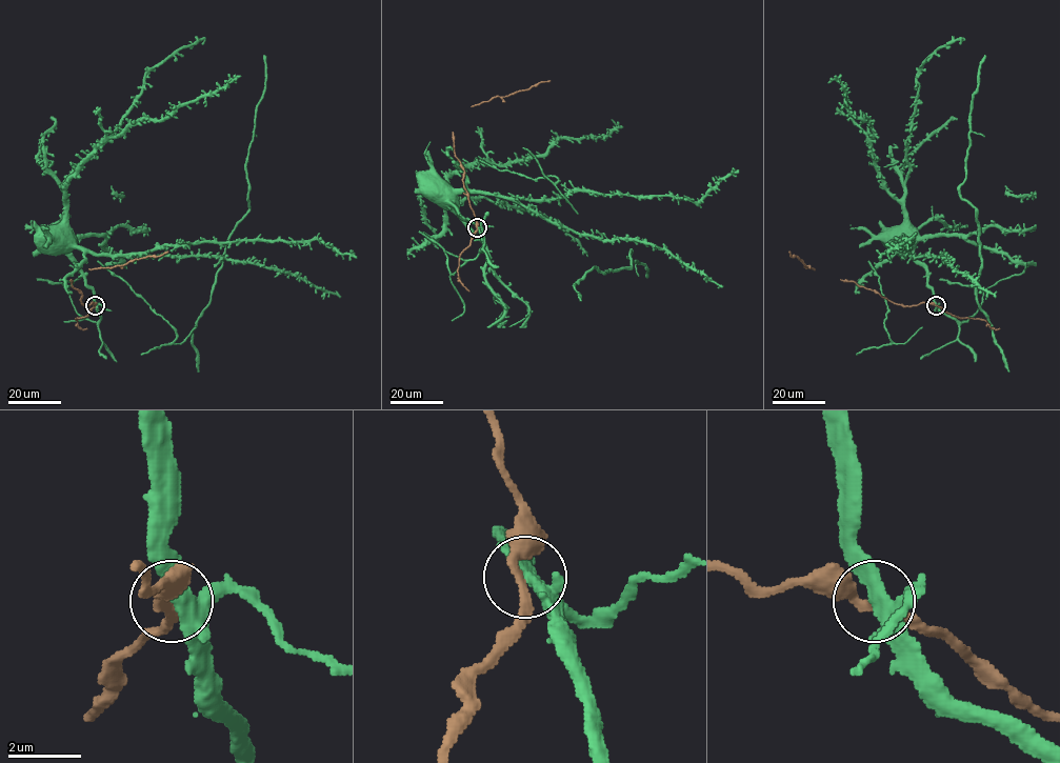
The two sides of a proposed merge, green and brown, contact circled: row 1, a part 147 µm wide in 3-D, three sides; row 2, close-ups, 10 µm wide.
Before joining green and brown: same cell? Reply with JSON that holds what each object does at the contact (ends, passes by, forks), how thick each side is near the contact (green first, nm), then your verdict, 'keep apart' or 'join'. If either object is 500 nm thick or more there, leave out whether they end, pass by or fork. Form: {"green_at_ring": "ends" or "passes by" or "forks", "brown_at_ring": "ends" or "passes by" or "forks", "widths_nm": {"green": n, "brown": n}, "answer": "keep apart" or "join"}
{"green_at_ring": "passes by", "brown_at_ring": "passes by", "widths_nm": {"green": 400, "brown": 240}, "answer": "keep apart"}

